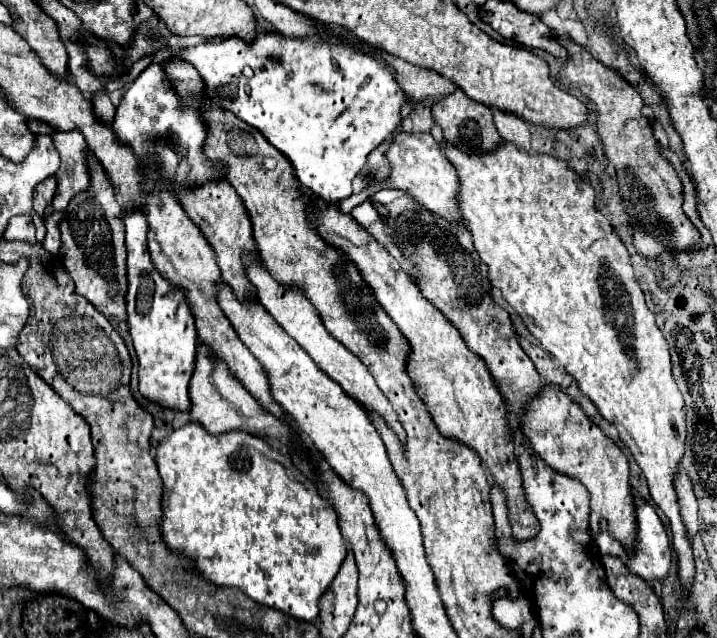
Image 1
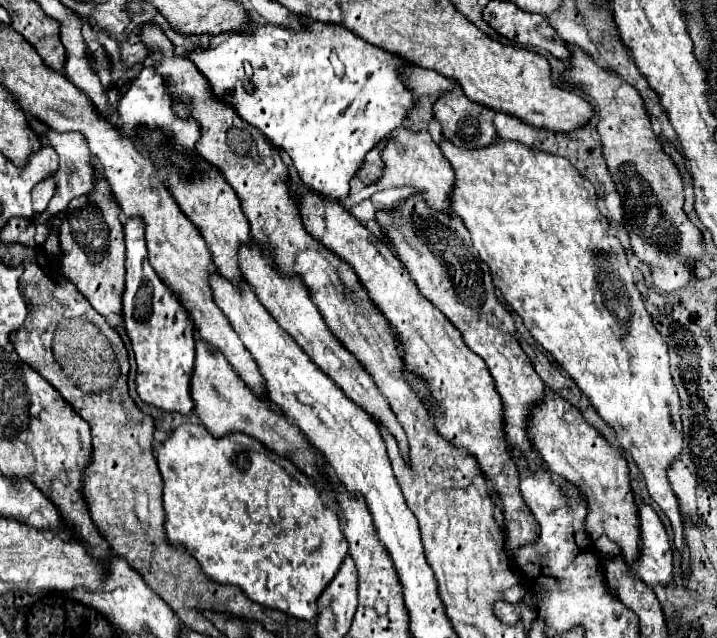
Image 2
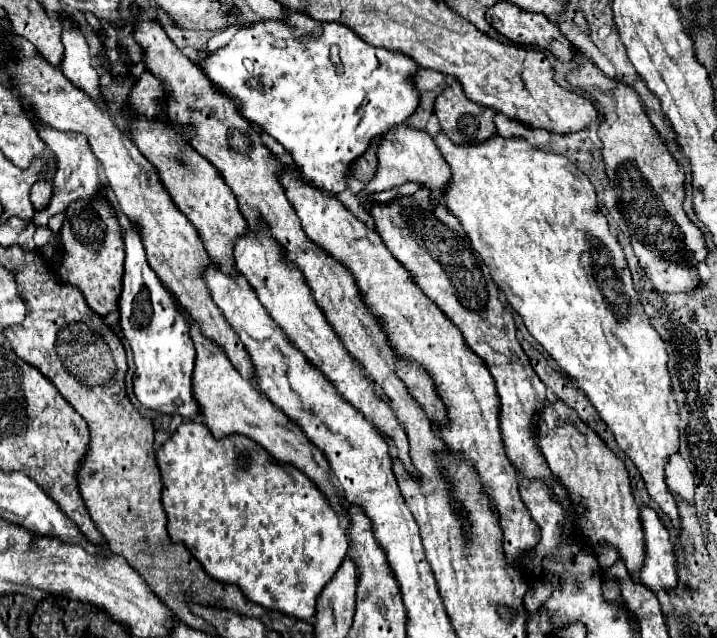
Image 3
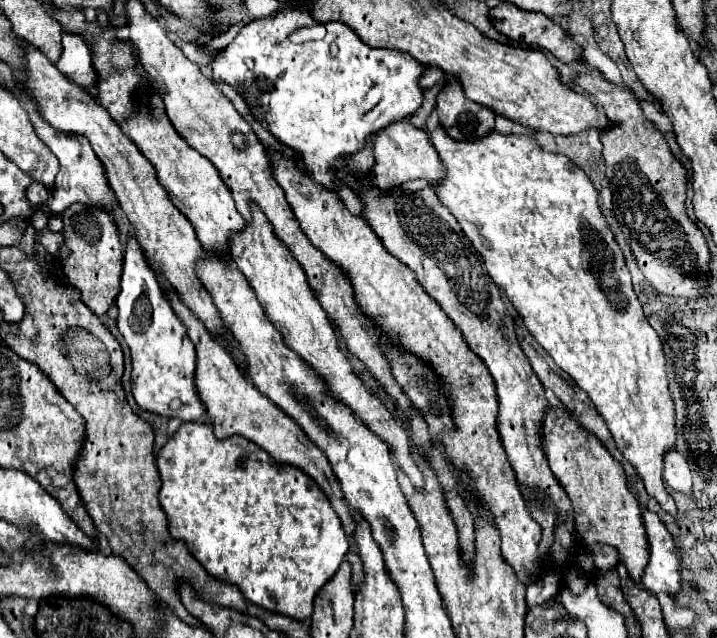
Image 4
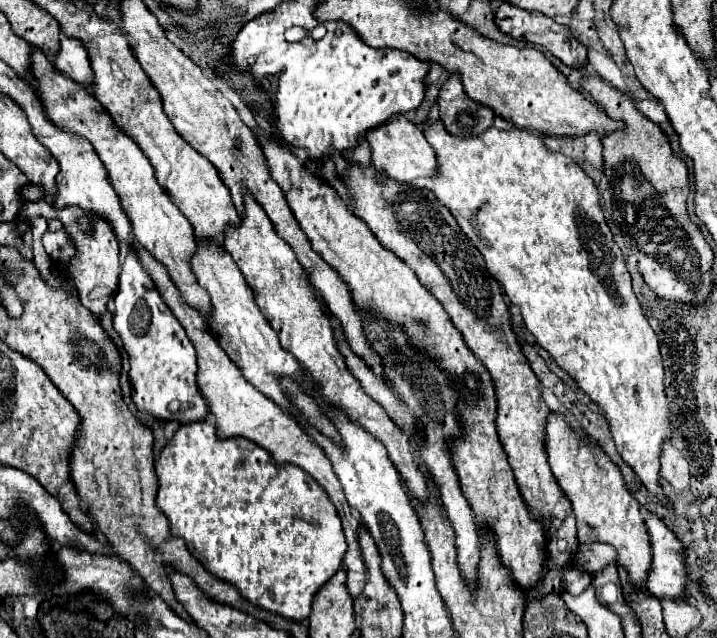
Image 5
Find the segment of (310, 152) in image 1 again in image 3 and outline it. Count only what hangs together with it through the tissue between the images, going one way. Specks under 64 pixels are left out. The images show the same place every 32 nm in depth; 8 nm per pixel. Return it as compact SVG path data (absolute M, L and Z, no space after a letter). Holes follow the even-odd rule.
M286 12L286 16L278 20L264 20L240 28L224 48L210 52L200 66L218 88L228 90L240 100L242 116L246 120L258 122L294 156L294 164L306 180L330 194L346 190L344 180L350 172L350 164L374 138L382 136L392 126L406 122L420 104L420 92L416 92L414 82L420 66L410 56L374 48L360 40L348 26L338 22L318 24L306 12ZM316 26L324 28L322 38L306 42L294 40Z

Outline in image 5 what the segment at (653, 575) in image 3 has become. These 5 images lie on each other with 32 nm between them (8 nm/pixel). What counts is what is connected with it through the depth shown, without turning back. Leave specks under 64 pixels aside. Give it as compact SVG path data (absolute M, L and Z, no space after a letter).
M646 516L646 528L652 542L652 572L646 580L646 590L660 600L684 600L686 598L686 554L682 542L672 530L656 516Z

